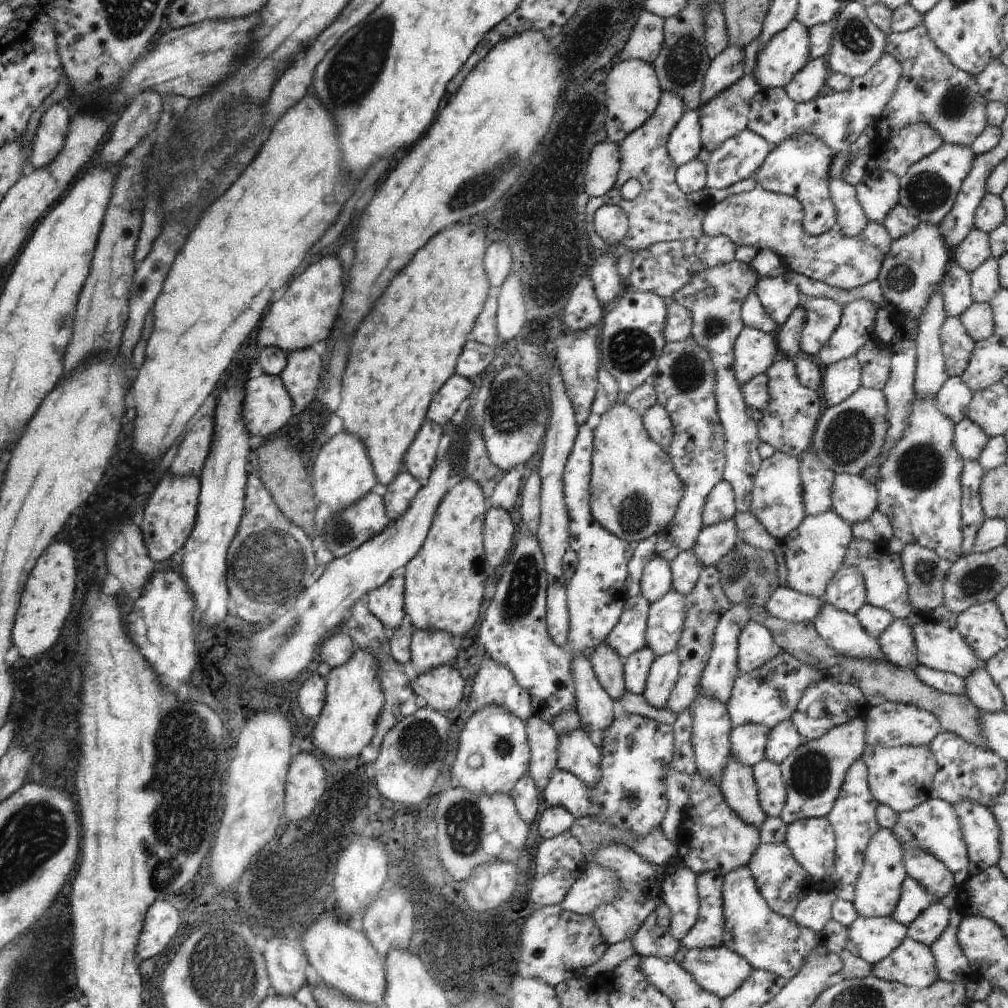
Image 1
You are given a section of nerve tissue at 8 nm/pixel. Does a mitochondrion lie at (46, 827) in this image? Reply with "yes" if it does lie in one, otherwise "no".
yes

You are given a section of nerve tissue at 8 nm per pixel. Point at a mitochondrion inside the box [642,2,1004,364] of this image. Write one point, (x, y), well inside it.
(683, 65)

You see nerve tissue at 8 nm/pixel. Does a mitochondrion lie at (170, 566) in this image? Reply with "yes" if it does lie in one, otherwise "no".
no

